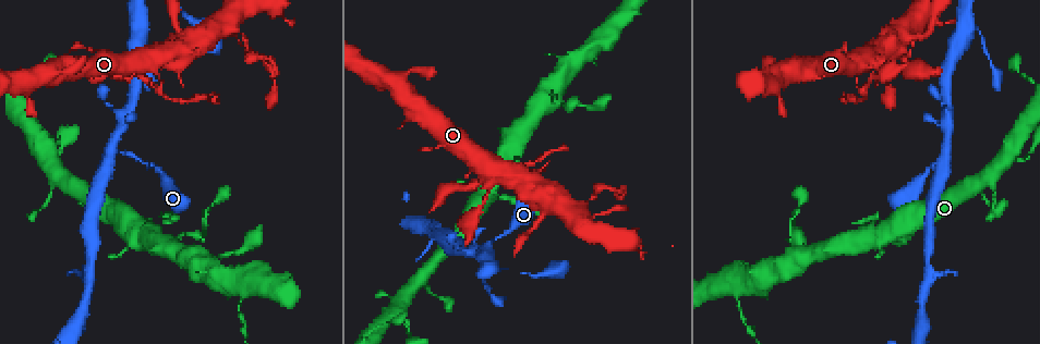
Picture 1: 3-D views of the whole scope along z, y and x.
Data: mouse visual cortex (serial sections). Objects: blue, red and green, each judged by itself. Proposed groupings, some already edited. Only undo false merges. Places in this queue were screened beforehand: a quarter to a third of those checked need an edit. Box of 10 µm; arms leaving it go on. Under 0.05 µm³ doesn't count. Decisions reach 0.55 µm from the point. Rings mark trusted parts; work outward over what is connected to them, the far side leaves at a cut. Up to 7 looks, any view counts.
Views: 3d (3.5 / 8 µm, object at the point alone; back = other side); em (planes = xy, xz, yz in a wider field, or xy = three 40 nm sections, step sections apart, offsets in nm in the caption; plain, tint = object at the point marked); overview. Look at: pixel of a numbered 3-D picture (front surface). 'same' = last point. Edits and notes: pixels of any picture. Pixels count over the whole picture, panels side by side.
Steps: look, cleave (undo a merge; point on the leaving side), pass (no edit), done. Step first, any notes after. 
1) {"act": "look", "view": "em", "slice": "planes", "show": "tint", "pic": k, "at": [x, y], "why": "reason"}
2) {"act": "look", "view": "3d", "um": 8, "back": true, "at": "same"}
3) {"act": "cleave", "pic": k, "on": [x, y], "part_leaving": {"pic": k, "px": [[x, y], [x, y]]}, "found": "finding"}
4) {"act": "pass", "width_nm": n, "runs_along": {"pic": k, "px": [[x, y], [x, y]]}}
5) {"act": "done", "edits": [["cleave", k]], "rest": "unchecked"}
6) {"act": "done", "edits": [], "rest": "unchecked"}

{"act": "look", "view": "3d", "um": 3.5, "pic": 1, "at": [113, 148], "why": "small branch off a trunk"}

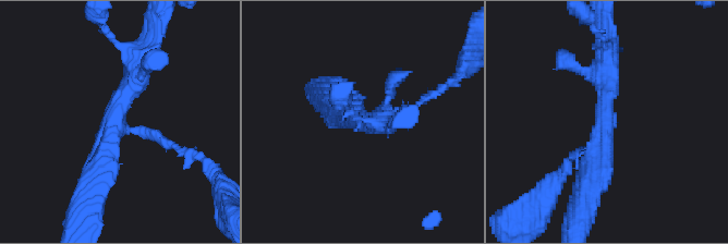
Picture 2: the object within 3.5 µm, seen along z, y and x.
{"act": "look", "view": "em", "slice": "xy", "step": 5, "show": "tint", "pic": 2, "at": [607, 124], "why": "need the tissue"}

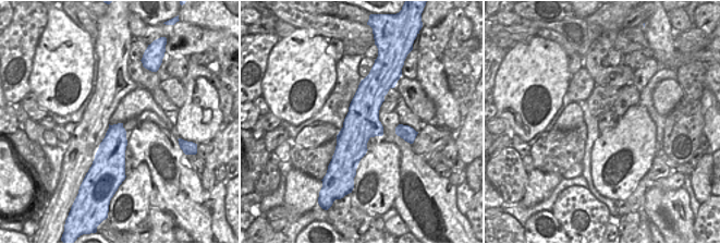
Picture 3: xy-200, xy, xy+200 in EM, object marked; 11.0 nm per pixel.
{"act": "pass", "arm_widths_nm": [100, 300, 350], "runs_along": {"pic": 3, "px": [[373, 76], [352, 139], [351, 168]]}, "found": "all the same cell"}

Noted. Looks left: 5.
{"act": "look", "view": "3d", "um": 3.5, "back": true, "pic": 1, "at": [872, 63]}

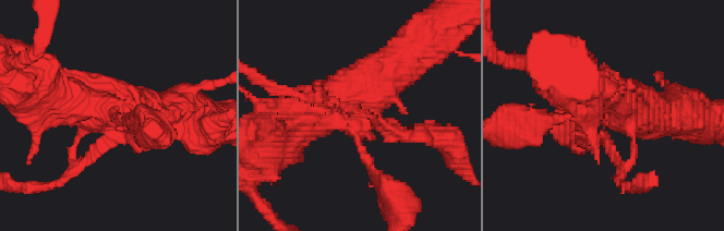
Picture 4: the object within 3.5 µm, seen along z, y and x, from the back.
{"act": "look", "view": "em", "slice": "xy", "step": 5, "show": "tint", "pic": 4, "at": [111, 113], "why": "now the EM"}

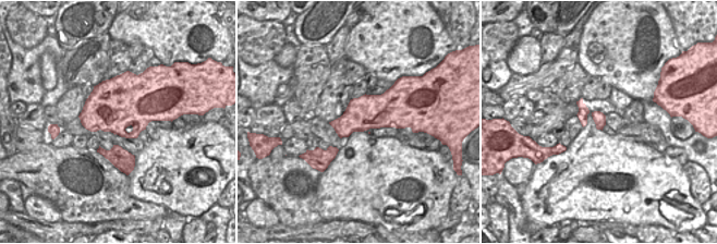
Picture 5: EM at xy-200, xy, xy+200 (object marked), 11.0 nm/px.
{"act": "pass", "runs_along": {"pic": 4, "px": [[407, 55], [287, 133]]}, "found": "continuous, no second cell"}

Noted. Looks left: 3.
{"act": "look", "view": "3d", "um": 8, "back": true, "pic": 1, "at": [908, 35], "why": "calibre changes"}

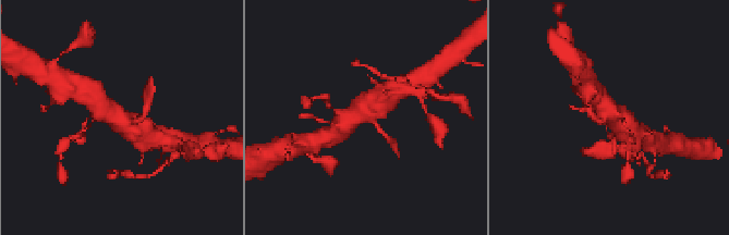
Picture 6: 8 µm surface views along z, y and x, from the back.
{"act": "look", "view": "3d", "um": 3.5, "at": "same"}

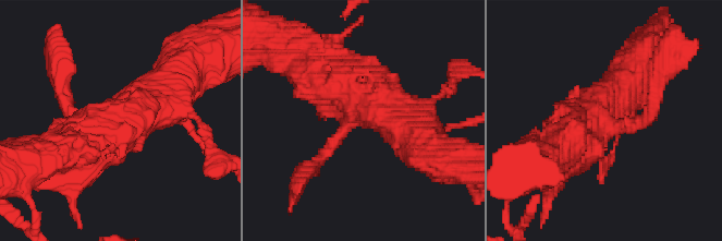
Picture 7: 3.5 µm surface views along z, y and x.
{"act": "look", "view": "em", "slice": "xy", "step": 5, "show": "tint", "pic": 7, "at": [606, 127], "why": "need the tissue"}

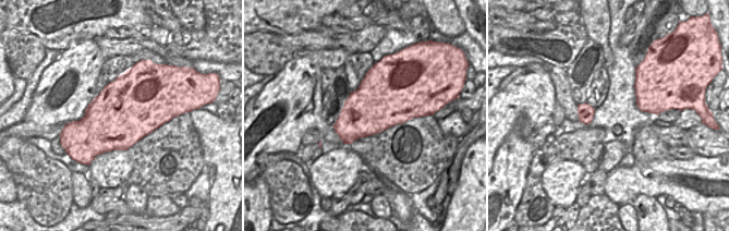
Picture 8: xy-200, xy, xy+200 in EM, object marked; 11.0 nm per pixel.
{"act": "pass", "width_nm": 600, "runs_along": {"pic": 7, "px": [[102, 135], [162, 108], [196, 58]]}, "found": "one cell here"}

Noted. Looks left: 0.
{"act": "done", "edits": [], "rest": "unchecked"}

